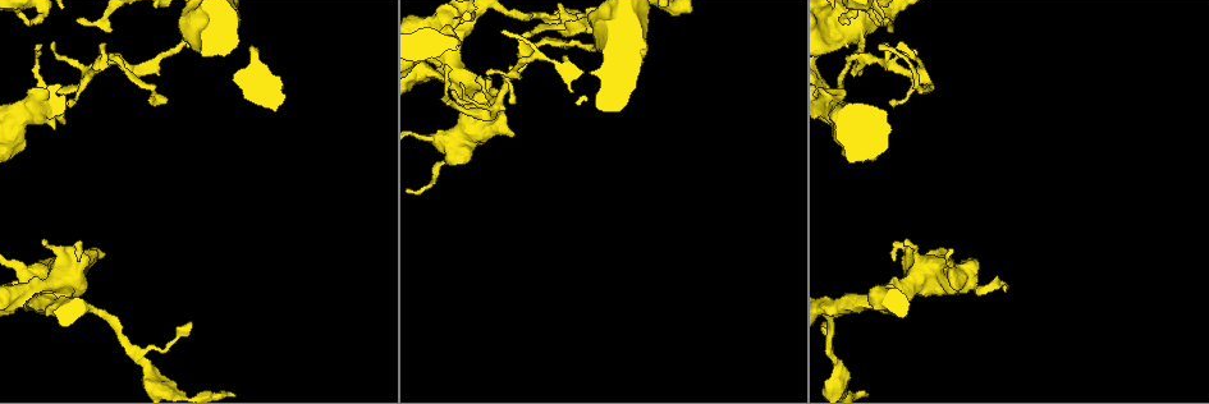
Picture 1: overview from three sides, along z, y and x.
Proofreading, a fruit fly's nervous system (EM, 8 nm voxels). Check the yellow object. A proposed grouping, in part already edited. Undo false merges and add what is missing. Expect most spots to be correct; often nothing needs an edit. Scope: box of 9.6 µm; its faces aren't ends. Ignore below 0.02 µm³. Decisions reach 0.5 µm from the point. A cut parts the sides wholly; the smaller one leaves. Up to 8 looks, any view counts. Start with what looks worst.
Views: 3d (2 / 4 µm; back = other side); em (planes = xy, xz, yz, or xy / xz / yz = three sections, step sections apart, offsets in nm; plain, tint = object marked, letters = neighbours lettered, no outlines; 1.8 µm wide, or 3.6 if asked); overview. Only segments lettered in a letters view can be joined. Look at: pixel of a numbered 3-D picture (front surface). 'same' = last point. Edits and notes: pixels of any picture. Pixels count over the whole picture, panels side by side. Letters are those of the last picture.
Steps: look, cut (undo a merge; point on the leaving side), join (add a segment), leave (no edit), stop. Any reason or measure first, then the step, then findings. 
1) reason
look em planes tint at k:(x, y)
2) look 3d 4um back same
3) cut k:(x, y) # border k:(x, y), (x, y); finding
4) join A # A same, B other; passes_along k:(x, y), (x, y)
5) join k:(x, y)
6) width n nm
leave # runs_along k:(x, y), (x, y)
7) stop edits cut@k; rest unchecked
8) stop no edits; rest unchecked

branch stops here
look em 3.6um planes plain at 1:(439, 67)

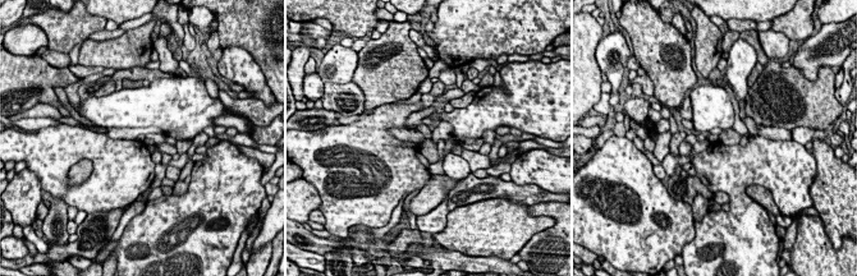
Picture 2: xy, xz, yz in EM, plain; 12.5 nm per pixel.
see the neighbours
look em 3.6um planes letters same

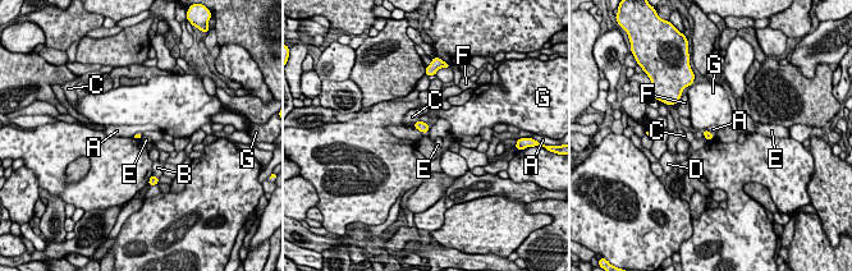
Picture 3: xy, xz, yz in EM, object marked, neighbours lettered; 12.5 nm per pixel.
leave # A other, B other, C other, D other, E other, F other, G other; border 3:(413, 125), (422, 132), (427, 132); no lettered segment goes on from it

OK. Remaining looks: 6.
free end
look 3d 4um at 1:(461, 22)

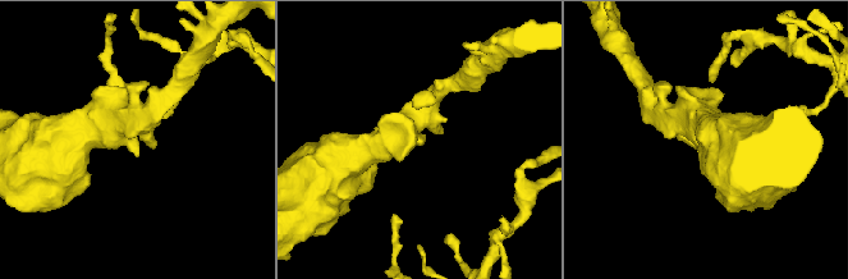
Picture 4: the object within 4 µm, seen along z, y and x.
need the tissue
look em yz step 4 letters at 4:(424, 135)

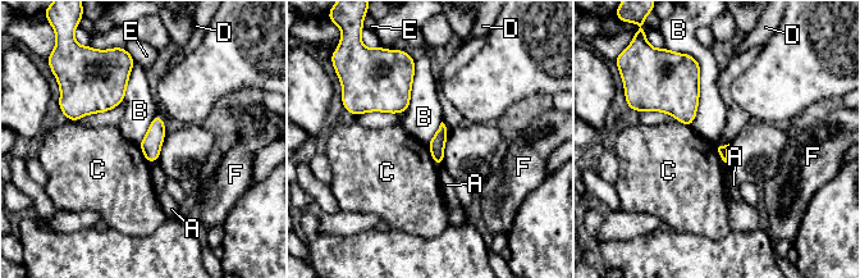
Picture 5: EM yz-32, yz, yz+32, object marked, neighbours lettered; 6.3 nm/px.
look em planes letters same

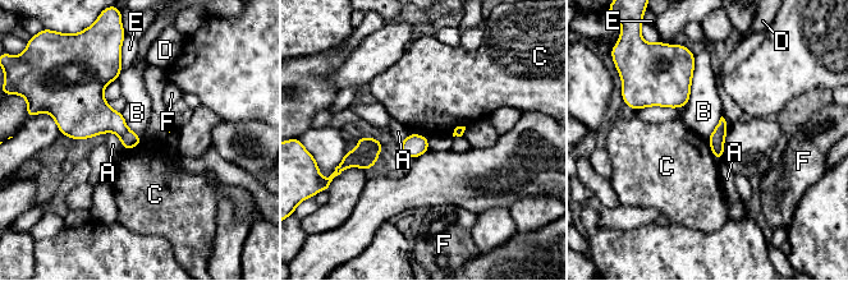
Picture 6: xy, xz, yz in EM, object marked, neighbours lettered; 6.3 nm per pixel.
leave # A other, B other, C other, D other, E other, F other; border 6:(692, 51), (693, 75), (687, 106); no lettered segment goes on from it

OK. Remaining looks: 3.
branch stops here
look 3d 4um at 1:(894, 261)

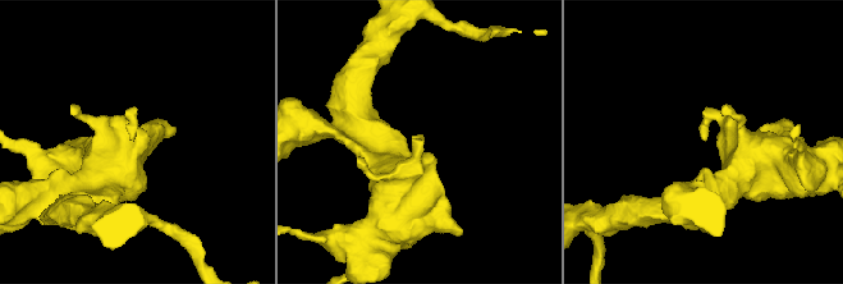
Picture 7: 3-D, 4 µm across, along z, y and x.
now the EM
look em 3.6um yz step 8 tint at 7:(416, 142)

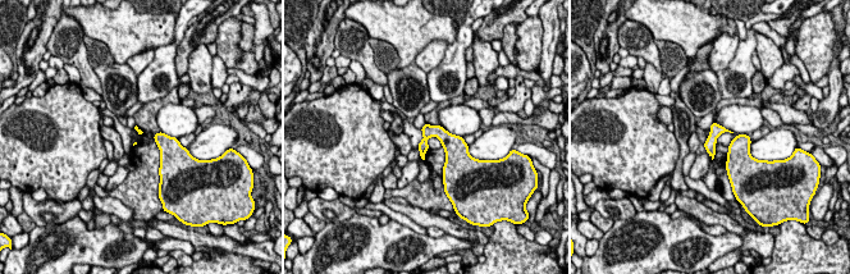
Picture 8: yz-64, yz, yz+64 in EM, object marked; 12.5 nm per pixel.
look em 3.6um planes letters same

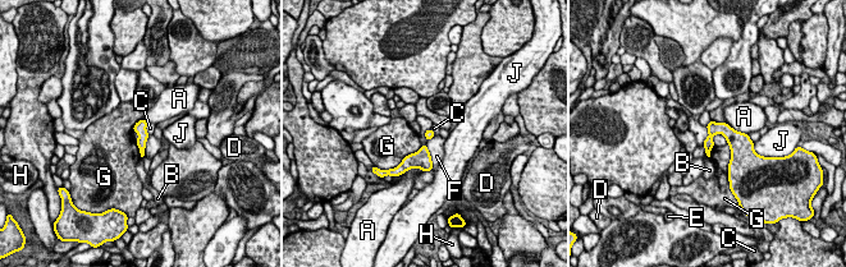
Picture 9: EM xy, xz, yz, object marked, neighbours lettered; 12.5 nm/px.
width 120 nm; longest_contact G 440 nm
leave # A other, B other, C other, D other, E other, F other, G other, H other, J other; no lettered segment goes on from it

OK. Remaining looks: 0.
stop no edits; rest unchecked

